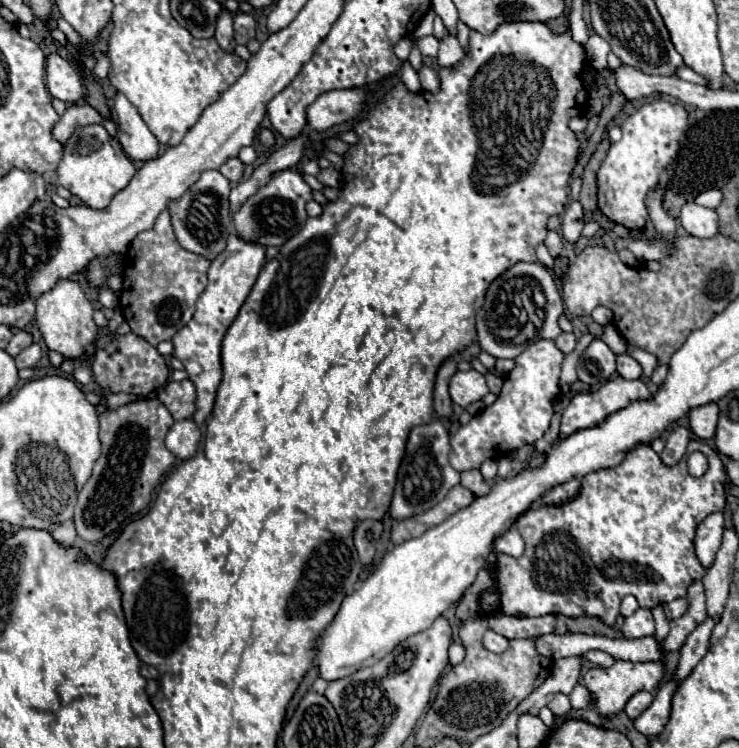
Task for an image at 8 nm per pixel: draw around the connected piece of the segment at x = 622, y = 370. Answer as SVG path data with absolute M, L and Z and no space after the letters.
M626 353L616 355L616 371L624 379L638 379L642 375L640 365L630 355L626 355Z

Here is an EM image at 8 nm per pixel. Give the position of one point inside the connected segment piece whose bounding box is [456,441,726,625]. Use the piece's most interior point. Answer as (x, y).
(630, 531)

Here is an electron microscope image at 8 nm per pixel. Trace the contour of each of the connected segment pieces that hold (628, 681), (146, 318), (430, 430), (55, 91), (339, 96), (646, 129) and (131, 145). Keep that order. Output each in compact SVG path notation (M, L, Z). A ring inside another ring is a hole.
M616 661L612 667L608 669L602 669L602 667L592 667L588 669L588 673L584 675L584 685L588 687L588 691L594 695L590 707L586 709L570 709L570 713L562 715L562 717L556 717L554 725L550 727L552 731L556 731L564 721L568 719L580 719L580 721L586 721L590 725L596 725L596 727L602 727L602 719L612 719L614 715L618 715L626 701L638 693L638 691L652 691L654 687L658 687L658 683L662 681L662 675L664 675L664 665L662 661L656 661L656 663L630 663L630 661Z
M162 211L156 225L136 235L126 255L126 269L122 273L120 311L132 333L144 337L150 345L168 341L178 333L194 315L194 303L206 287L206 271L210 261L192 251L186 251L176 241L170 213Z
M440 419L412 429L408 443L406 443L406 455L404 455L400 471L398 471L394 499L390 505L390 515L394 519L408 519L416 513L424 513L424 511L432 509L438 501L442 501L446 497L446 493L454 485L460 483L460 473L450 467L448 455L450 455L448 431Z
M58 53L46 59L46 87L52 93L52 97L68 105L82 101L84 97L80 73L68 61L64 61Z
M342 89L322 93L308 107L308 125L316 131L326 131L334 125L346 123L362 113L362 107L368 99L364 89Z
M654 101L642 105L622 125L622 139L612 143L606 159L598 169L598 209L628 229L642 229L648 219L646 195L656 189L660 173L676 157L680 139L688 129L687 111L678 103Z
M116 93L114 97L110 119L116 125L118 141L130 159L148 161L158 155L158 139L142 121L138 109L122 93Z

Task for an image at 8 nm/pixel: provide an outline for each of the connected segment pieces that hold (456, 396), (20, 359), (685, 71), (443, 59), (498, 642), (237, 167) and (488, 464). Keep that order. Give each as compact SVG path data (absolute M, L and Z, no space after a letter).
M470 369L470 371L458 371L450 379L450 397L462 409L466 409L474 401L480 401L486 393L488 393L486 381L474 369Z
M32 343L30 347L26 347L18 357L16 357L16 365L18 369L24 369L24 367L34 367L42 357L42 351L40 351L40 345L38 343Z
M688 67L676 69L676 75L678 75L680 79L684 79L684 81L690 81L690 83L698 83L698 85L704 85L704 83L706 83L706 79L704 79L702 75L698 75L696 71L692 71L692 69L688 69Z
M446 35L440 41L440 51L438 51L438 67L454 67L464 59L464 51L458 43L456 37Z
M488 629L488 631L484 633L482 643L484 643L484 647L486 647L488 651L492 651L492 653L504 653L506 647L508 647L508 639L502 637L502 635L498 635L498 633L494 633L492 629Z
M228 159L222 167L220 167L220 173L232 183L232 185L236 185L240 179L242 179L242 175L244 175L244 163L240 161L240 159Z
M487 459L482 463L480 467L480 473L484 475L486 481L494 481L496 479L496 473L498 473L498 463L494 459Z

